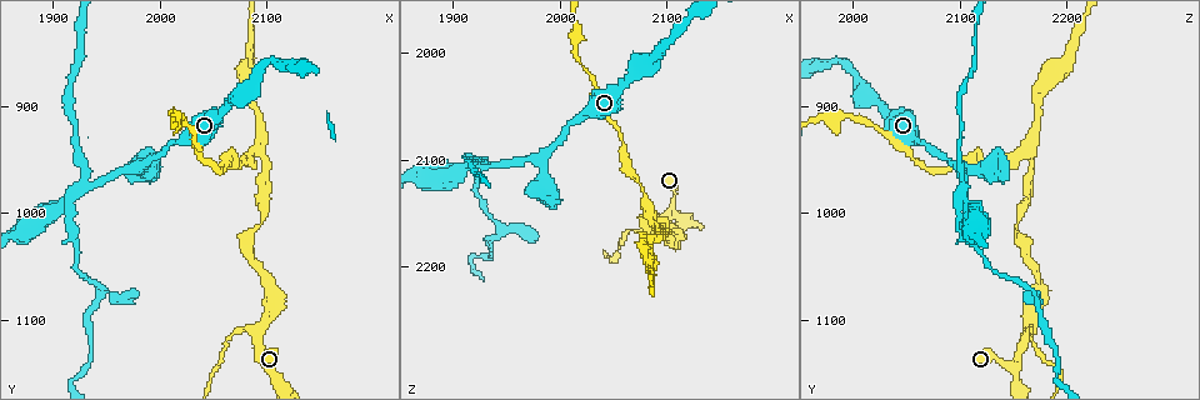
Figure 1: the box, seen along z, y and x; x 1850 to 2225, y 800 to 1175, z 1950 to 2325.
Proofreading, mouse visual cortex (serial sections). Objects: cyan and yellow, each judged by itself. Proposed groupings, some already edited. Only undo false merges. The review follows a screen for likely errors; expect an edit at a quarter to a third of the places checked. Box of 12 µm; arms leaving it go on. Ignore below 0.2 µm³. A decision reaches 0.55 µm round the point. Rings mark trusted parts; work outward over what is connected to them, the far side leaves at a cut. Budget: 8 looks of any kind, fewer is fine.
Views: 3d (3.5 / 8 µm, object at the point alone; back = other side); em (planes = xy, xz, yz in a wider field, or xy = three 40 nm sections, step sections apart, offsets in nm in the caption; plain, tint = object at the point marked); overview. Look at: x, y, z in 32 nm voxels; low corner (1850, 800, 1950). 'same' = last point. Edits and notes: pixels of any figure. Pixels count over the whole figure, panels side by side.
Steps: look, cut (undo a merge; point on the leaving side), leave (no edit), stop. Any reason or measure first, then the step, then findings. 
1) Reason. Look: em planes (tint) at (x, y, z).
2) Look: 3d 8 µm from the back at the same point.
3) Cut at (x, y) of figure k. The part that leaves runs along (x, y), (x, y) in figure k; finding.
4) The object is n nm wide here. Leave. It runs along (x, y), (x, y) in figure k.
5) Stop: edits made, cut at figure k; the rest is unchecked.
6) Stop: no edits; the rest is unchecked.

Look: 3d 3.5 µm at (2094, 1110, 2168).

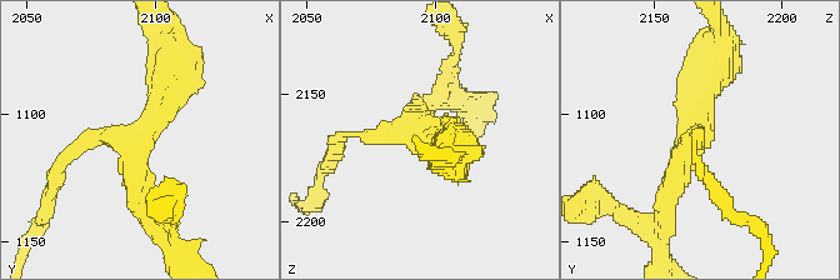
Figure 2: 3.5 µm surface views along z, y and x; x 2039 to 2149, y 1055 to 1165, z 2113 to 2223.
3 arms meet here; the arms are 150, 250, 350 nm wide; need the tissue. Look: em xy step 3 (tint) at (2093, 1112, 2165).

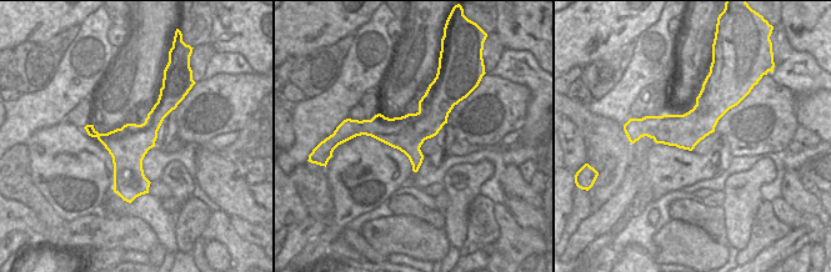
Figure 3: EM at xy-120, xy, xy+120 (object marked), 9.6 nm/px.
Look: em xy step 1 (tint) at the same point.

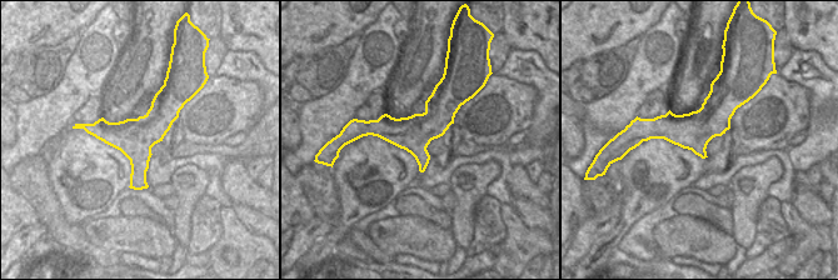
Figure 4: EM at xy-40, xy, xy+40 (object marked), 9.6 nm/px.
Leave. It runs along (665, 220), (706, 74) in figure 2; all the same cell.

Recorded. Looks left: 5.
Arms part here. Look: 3d 3.5 µm at (1914, 986, 2100).

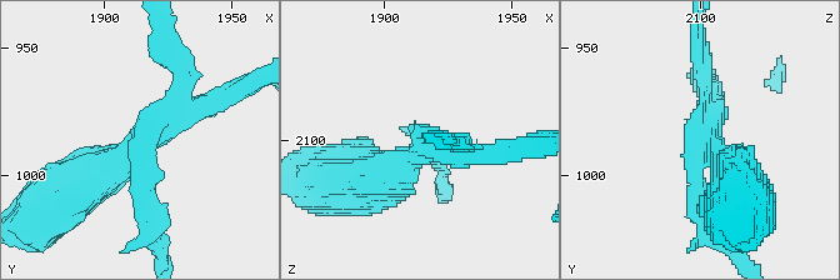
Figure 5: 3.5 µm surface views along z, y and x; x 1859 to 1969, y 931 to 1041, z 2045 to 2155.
3 arms meet here; the arms are 150, 300, 500 nm wide; shape alone is not enough. Look: em xy step 1 (tint) at (1916, 988, 2101).

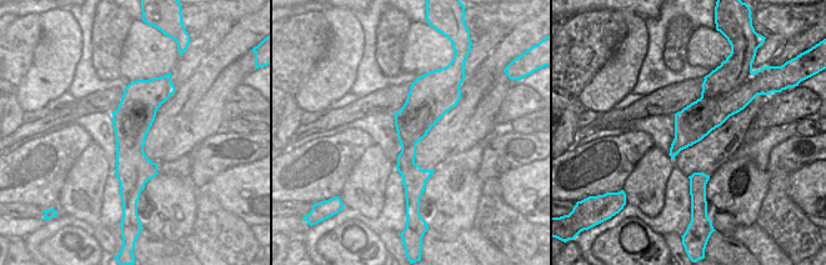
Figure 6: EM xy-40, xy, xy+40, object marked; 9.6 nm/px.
Cut at (146, 204) of figure 5. Two cells meet here.

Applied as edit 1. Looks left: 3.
A narrow waist. Look: 3d 3.5 µm at (2094, 944, 2170).

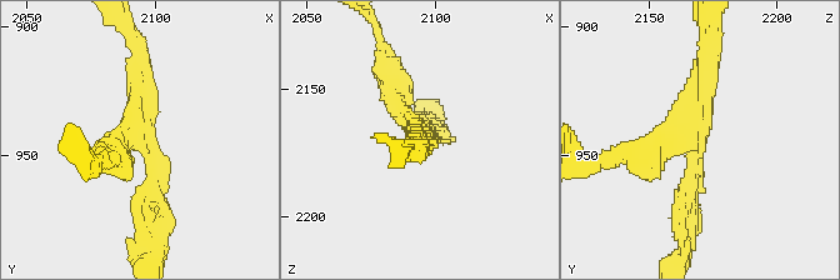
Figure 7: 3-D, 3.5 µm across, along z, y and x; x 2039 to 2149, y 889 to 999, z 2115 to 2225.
3 arms meet here; the arms are 200, 250, 300 nm wide. Look: em xy step 1 (tint) at (2095, 944, 2169).

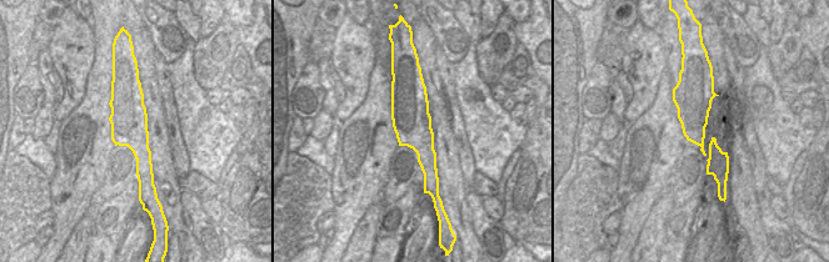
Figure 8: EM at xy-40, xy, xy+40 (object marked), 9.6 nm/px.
Leave. It runs along (679, 218), (695, 141), (630, 156) in figure 7; all the same cell.

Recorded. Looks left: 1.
Stop: edits made, cut at figure 5; the rest is unchecked.

